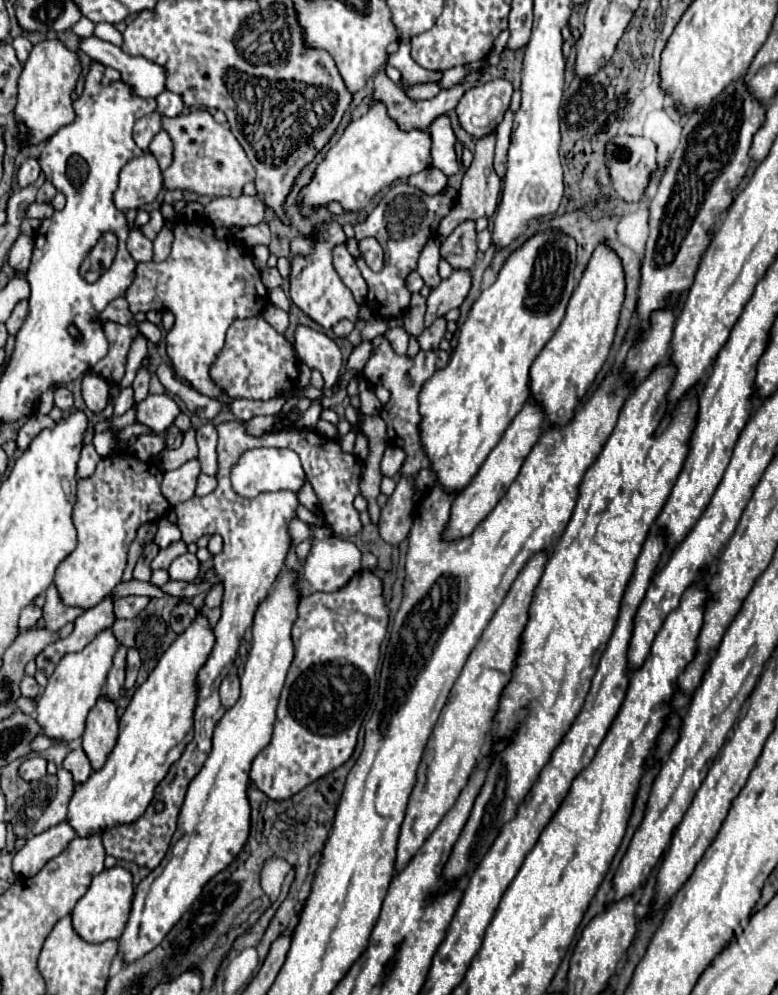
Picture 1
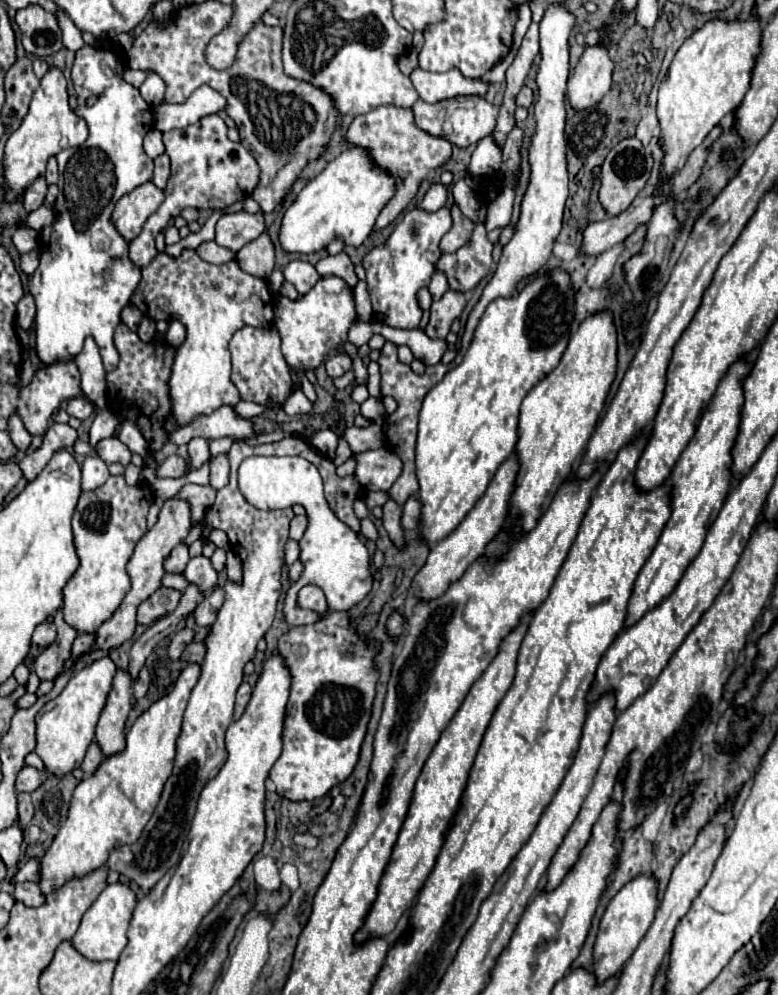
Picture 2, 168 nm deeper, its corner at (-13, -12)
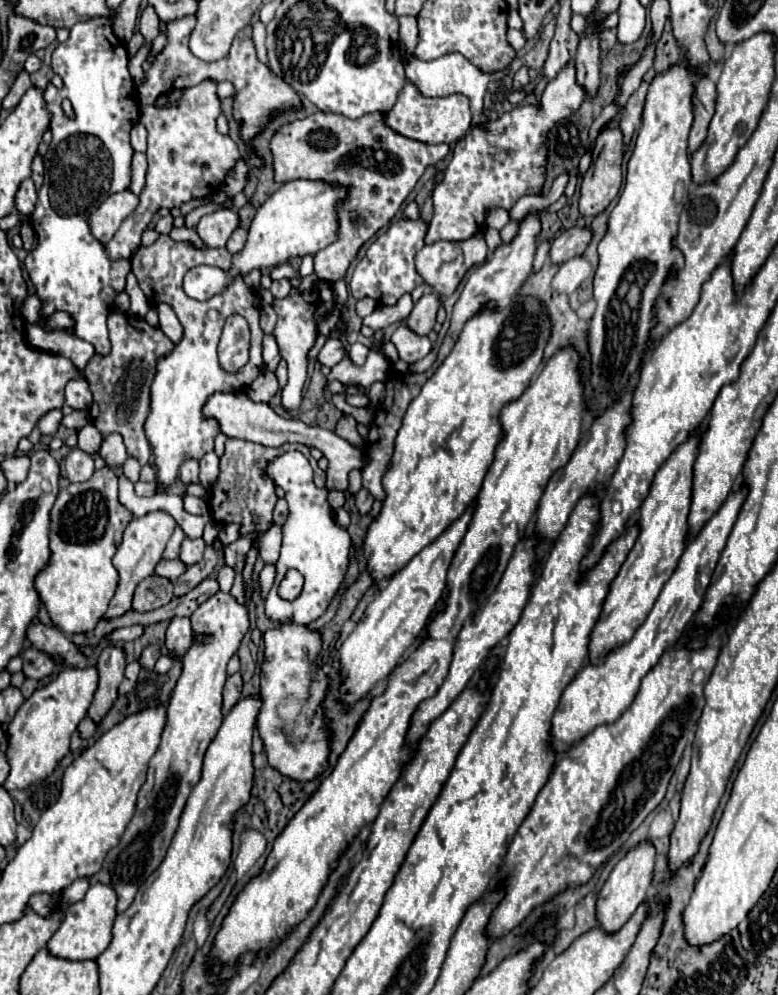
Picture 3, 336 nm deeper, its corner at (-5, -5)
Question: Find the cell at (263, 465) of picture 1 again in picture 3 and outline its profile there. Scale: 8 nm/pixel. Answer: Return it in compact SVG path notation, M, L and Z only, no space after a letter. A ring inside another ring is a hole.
M287 452L287 454L271 460L267 474L269 474L269 478L273 478L273 482L277 486L281 486L285 490L289 514L287 514L285 524L281 526L283 546L281 546L279 560L275 562L275 570L277 570L275 584L269 592L269 596L265 598L265 614L275 624L293 622L293 624L307 626L309 622L317 620L325 612L329 602L335 598L335 594L343 582L343 576L347 572L351 538L349 538L347 530L339 528L333 522L333 510L327 502L327 490L315 486L311 464L301 452ZM289 568L299 570L305 578L303 590L293 602L287 602L287 600L279 598L279 594L277 594L277 586Z

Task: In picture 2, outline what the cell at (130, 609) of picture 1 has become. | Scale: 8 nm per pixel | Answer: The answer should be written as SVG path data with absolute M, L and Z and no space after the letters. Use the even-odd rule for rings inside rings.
M159 587L147 601L143 601L137 609L137 623L139 625L153 625L157 619L161 619L163 615L175 611L175 607L181 601L181 591L177 589L167 589L167 587Z

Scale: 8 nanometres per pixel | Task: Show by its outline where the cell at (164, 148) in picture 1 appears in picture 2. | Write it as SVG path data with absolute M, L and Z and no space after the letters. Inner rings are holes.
M159 155L155 159L155 171L153 171L153 183L159 187L159 189L165 189L165 183L169 181L169 175L171 175L171 163L169 163L169 155Z

